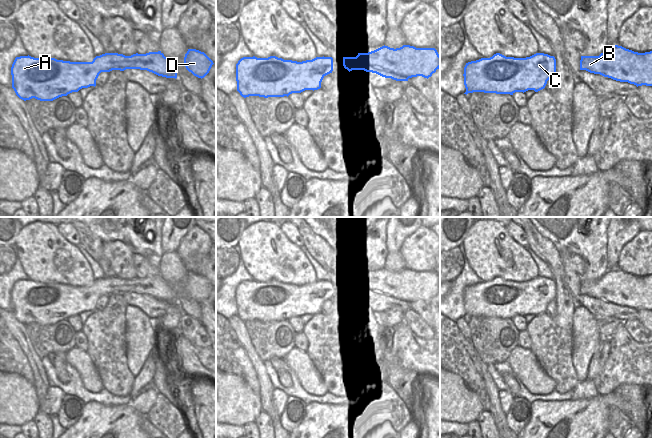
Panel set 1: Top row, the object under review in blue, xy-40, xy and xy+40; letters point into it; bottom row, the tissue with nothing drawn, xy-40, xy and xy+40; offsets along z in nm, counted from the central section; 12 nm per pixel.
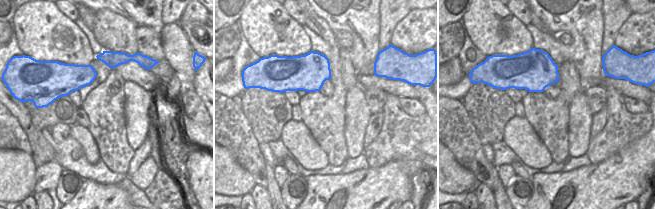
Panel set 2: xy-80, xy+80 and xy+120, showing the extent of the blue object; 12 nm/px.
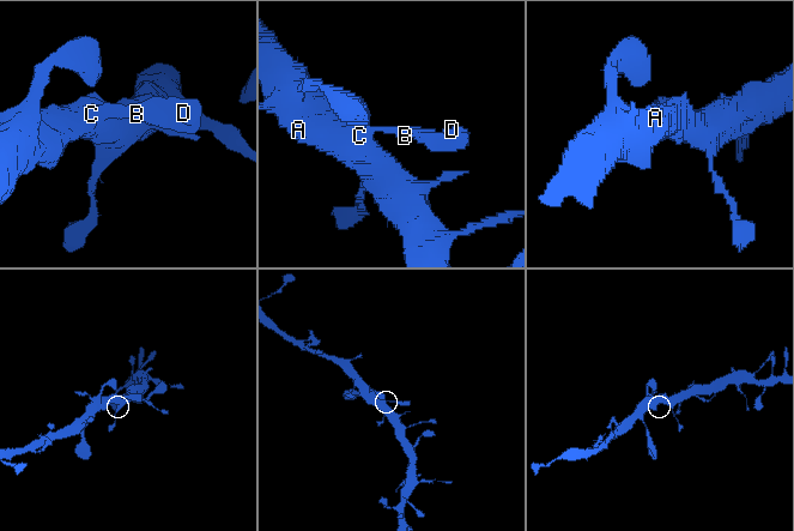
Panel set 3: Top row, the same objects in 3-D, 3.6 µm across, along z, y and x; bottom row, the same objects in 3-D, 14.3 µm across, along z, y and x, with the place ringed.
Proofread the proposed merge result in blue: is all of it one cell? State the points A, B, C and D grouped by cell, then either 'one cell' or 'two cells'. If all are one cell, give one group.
groups A B C D; one cell

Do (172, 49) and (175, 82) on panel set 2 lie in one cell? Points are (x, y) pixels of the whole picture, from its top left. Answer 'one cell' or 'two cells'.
two cells

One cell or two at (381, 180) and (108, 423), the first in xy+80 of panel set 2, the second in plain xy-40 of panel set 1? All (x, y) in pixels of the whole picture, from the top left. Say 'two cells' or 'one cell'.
one cell

